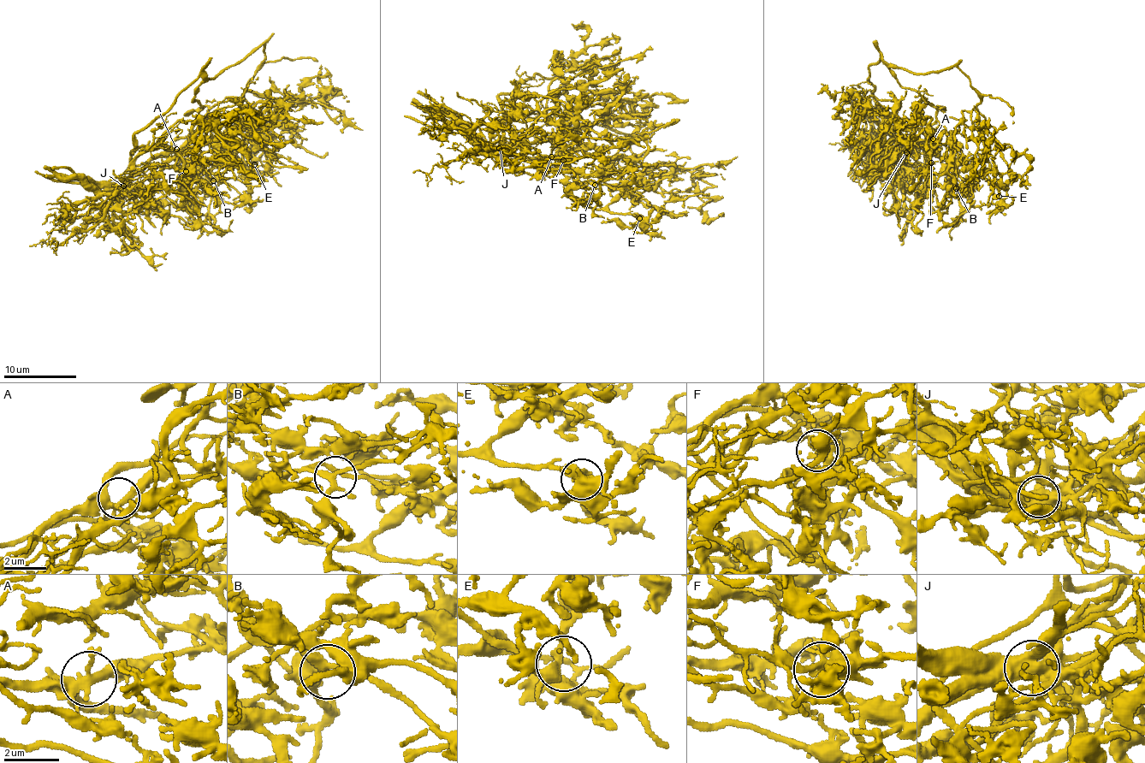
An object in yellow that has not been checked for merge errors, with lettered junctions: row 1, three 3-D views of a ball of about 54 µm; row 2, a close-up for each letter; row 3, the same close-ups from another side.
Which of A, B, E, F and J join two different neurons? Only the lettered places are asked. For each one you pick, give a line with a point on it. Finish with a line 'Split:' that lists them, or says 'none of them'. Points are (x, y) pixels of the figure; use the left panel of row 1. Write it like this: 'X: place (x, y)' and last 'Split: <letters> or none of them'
F: place (186, 171)
J: place (123, 186)
Split: F, J

